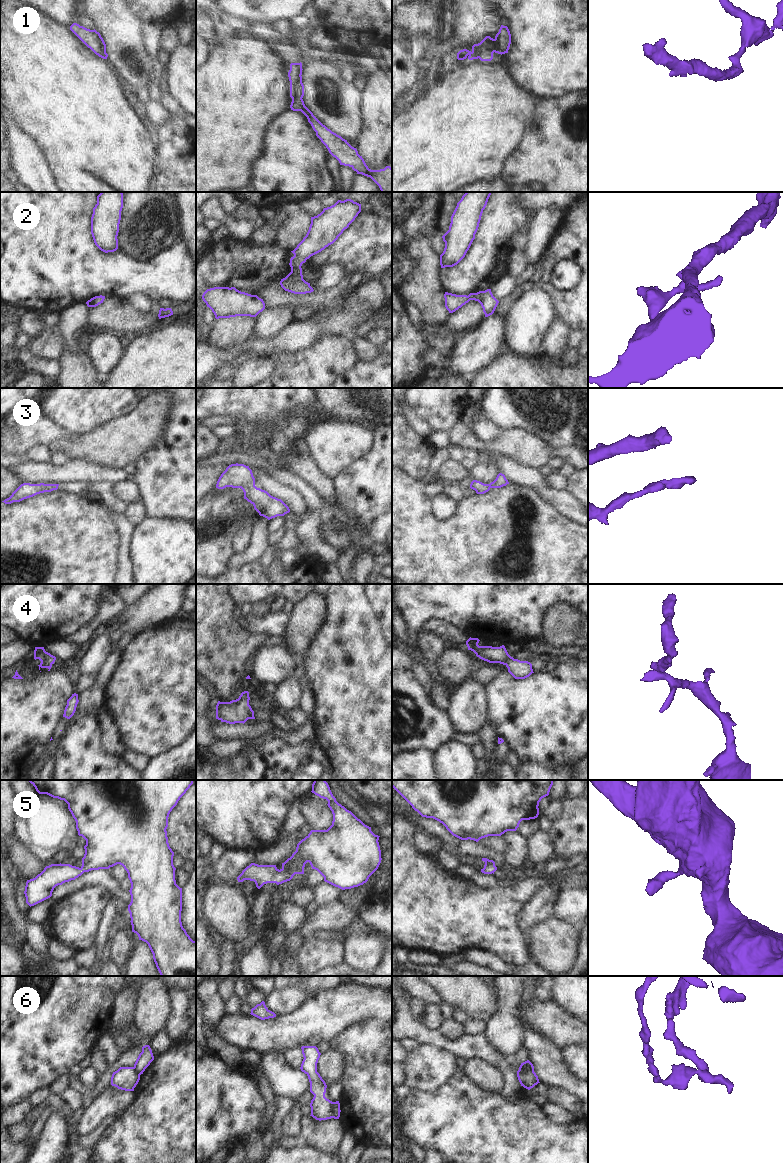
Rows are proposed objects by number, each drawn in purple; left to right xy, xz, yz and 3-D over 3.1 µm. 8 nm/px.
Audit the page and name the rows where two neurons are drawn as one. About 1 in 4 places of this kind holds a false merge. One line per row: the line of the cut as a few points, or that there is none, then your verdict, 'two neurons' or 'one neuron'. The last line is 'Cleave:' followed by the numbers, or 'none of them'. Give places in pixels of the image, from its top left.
1: cut none; one neuron
2: cut none; one neuron
3: cut none; one neuron
4: cut none; one neuron
5: cut none; one neuron
6: cut xz (332, 1102), (330, 1109), (331, 1117); two neurons
Cleave: 6

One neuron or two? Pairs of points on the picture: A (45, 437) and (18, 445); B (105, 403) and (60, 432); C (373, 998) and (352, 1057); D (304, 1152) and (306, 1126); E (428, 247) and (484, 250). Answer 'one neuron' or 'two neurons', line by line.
A: one neuron
B: two neurons
C: two neurons
D: two neurons
E: two neurons

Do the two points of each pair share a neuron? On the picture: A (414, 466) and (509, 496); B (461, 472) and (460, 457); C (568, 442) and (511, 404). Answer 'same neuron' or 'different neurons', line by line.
A: different neurons
B: different neurons
C: same neuron

